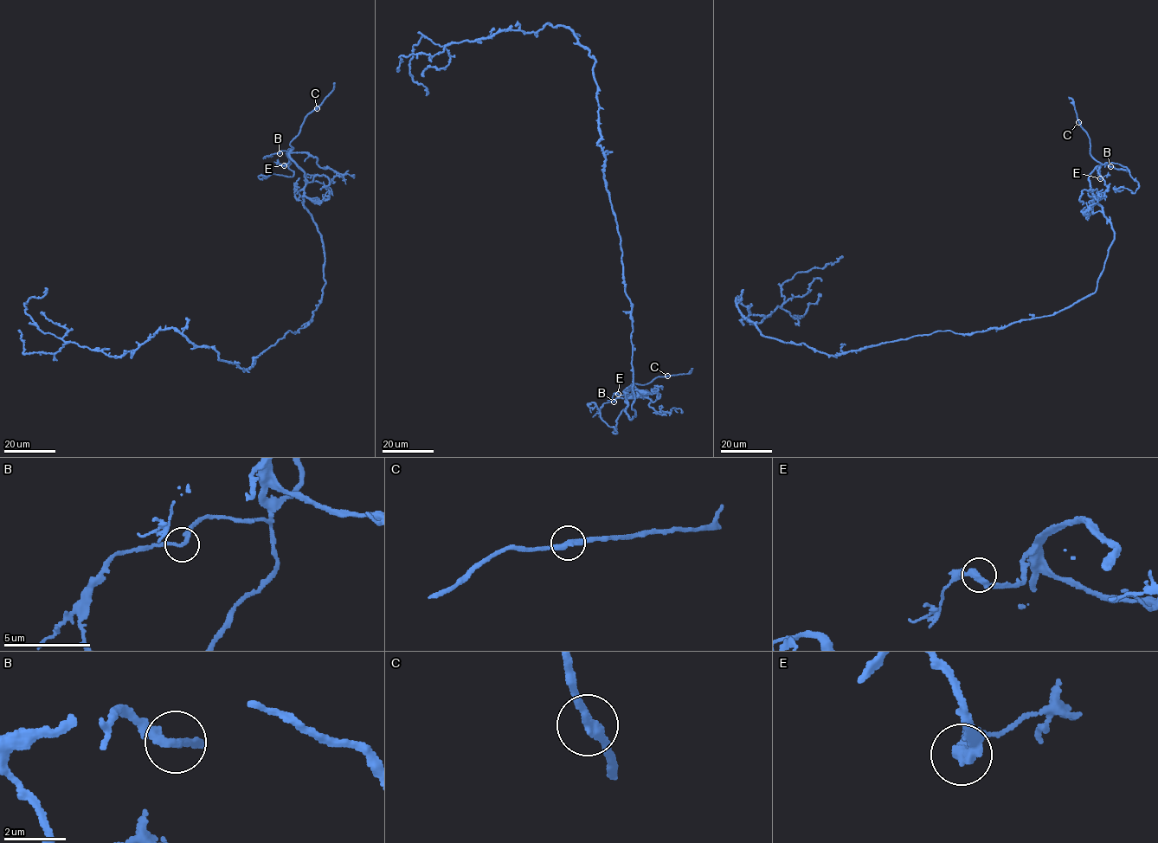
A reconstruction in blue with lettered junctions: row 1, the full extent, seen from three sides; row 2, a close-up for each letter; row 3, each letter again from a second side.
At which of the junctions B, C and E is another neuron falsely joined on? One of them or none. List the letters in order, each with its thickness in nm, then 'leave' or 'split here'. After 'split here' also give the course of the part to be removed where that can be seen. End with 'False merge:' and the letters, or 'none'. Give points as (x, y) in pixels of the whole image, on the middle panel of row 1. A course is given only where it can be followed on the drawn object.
B: calibre 220 nm; leave
C: calibre 360 nm; leave
E: calibre 360 nm; leave
False merge: none

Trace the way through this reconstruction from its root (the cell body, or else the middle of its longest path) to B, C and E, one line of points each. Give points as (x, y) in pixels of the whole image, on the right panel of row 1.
B: (898, 340), (1002, 328), (1055, 314), (1091, 294), (1114, 233), (1089, 178), (1102, 164), (1110, 166)
C: (898, 340), (1002, 328), (1055, 314), (1096, 290), (1114, 233), (1089, 178), (1101, 164), (1078, 122)
E: (898, 340), (1002, 328), (1055, 314), (1091, 294), (1114, 238), (1089, 178), (1095, 169), (1100, 178)

